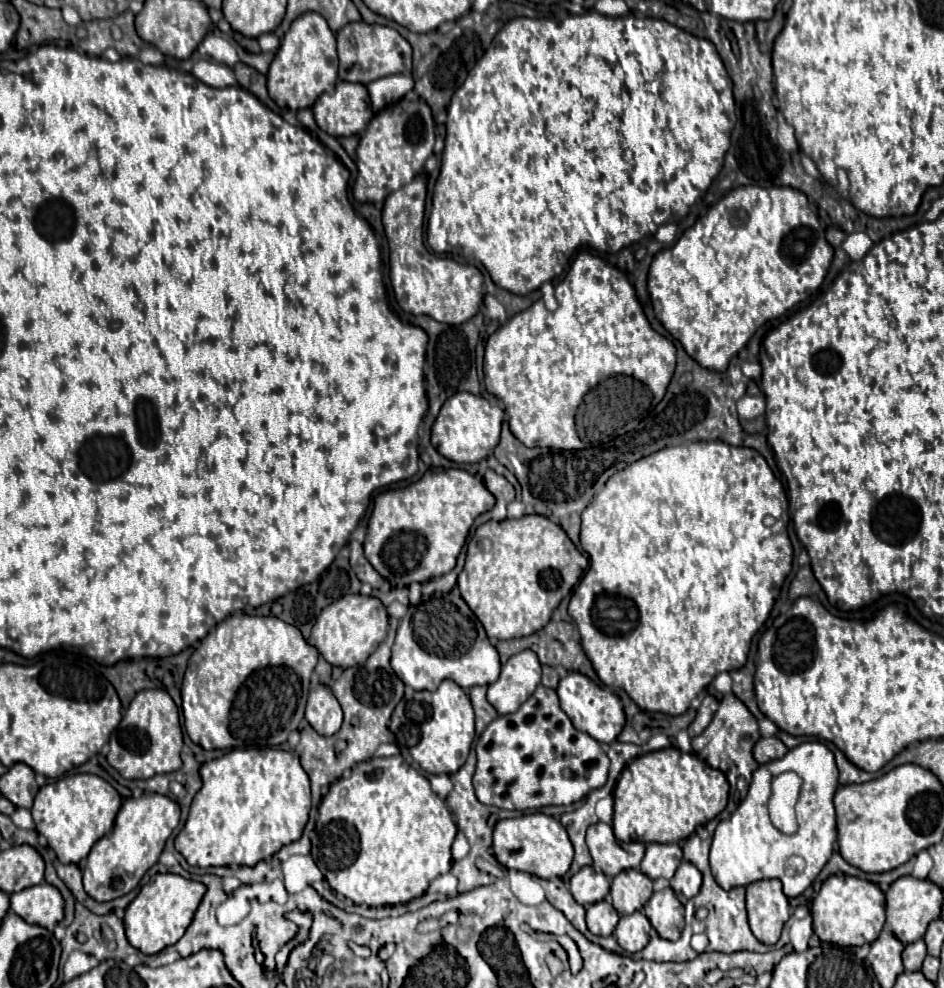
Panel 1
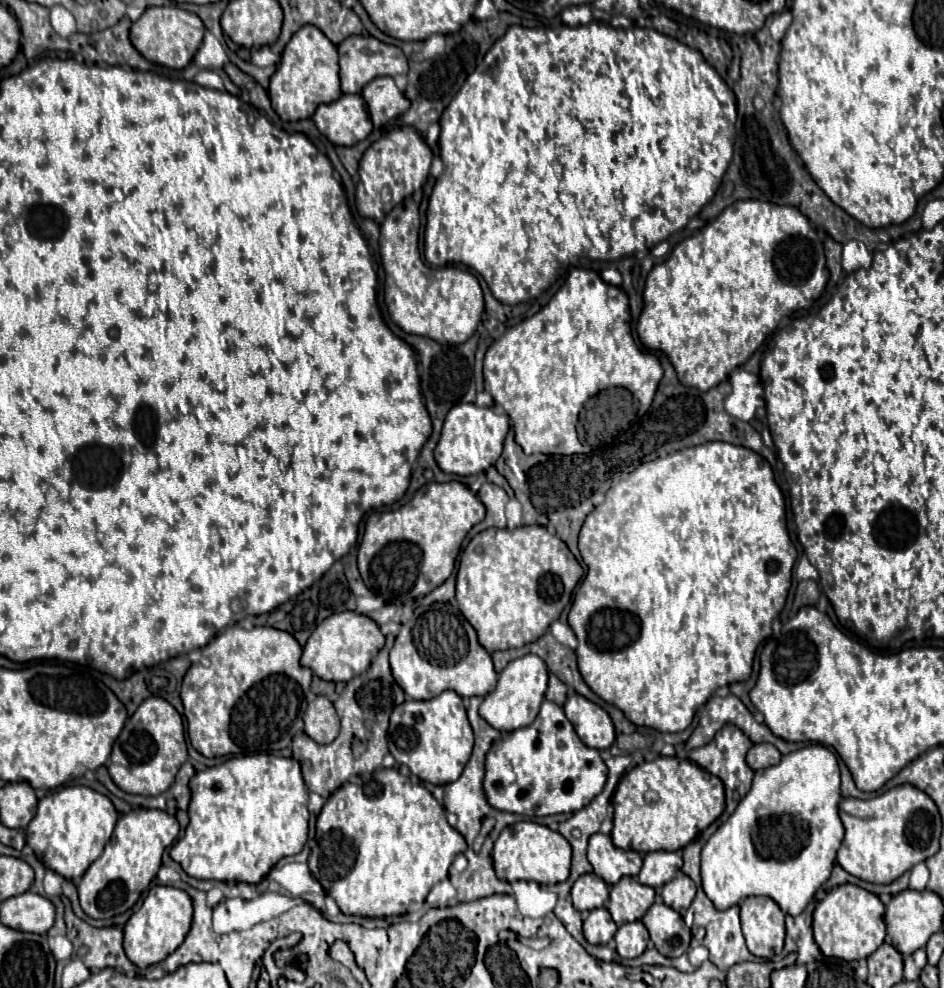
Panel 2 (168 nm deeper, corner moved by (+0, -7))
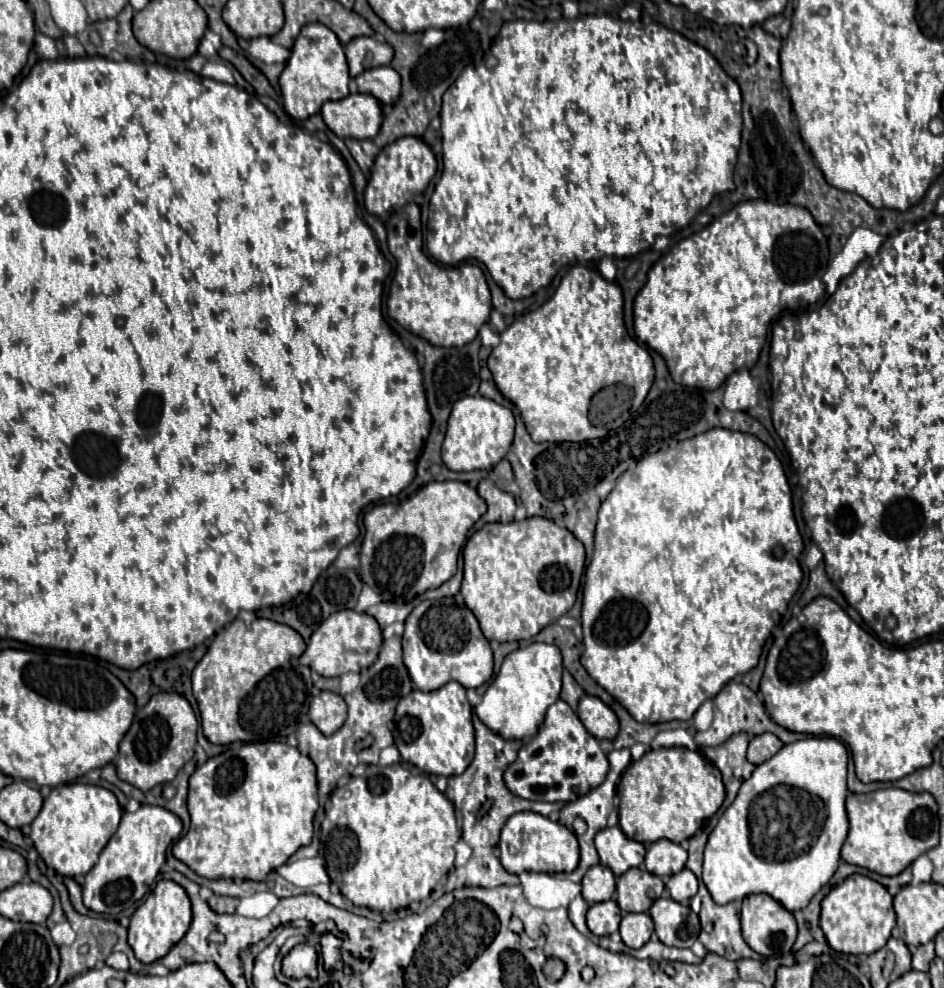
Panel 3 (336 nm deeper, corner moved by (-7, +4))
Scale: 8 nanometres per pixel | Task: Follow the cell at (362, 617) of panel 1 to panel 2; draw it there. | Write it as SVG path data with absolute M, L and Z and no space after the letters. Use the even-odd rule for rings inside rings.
M338 612L326 618L322 624L316 626L312 636L308 638L300 664L310 668L318 678L326 682L348 682L354 676L362 674L372 658L384 648L384 634L376 626L374 620L370 620L364 614L356 612Z

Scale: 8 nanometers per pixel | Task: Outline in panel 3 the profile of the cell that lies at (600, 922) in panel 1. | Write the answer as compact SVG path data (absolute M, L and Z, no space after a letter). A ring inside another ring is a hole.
M613 899L595 903L589 907L587 925L589 925L591 933L595 933L595 935L615 933L619 929L619 921L621 921L621 909Z

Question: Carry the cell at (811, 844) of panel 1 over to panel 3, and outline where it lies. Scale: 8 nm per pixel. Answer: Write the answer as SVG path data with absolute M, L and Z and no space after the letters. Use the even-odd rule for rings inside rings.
M807 737L783 745L777 755L753 771L751 779L741 785L737 799L721 815L705 845L702 880L715 903L725 905L751 893L767 893L787 911L797 911L807 907L811 897L829 883L841 861L839 851L849 831L845 811L845 797L849 794L847 759L845 745L835 737Z

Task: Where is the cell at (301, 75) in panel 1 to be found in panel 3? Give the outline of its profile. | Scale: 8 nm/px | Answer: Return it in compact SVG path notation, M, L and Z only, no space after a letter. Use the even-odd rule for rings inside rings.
M309 23L305 25L305 29L301 29L291 49L291 57L287 59L285 69L279 77L279 87L281 87L285 111L293 119L307 119L319 113L325 101L329 99L335 101L349 95L349 73L347 73L343 45L329 27L321 23Z

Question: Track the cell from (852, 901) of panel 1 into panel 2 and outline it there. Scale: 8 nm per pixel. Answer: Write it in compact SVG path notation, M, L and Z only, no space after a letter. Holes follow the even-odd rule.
M842 884L830 890L814 910L814 940L824 956L846 962L862 960L878 950L878 946L884 942L884 936L884 904L878 896L856 884Z

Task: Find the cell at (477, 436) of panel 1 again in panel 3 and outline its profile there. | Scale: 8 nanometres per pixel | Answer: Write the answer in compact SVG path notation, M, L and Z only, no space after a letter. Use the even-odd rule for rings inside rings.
M481 395L463 397L451 409L443 441L443 463L451 471L491 469L507 455L513 441L513 429L515 429L515 417L509 407L503 407Z

